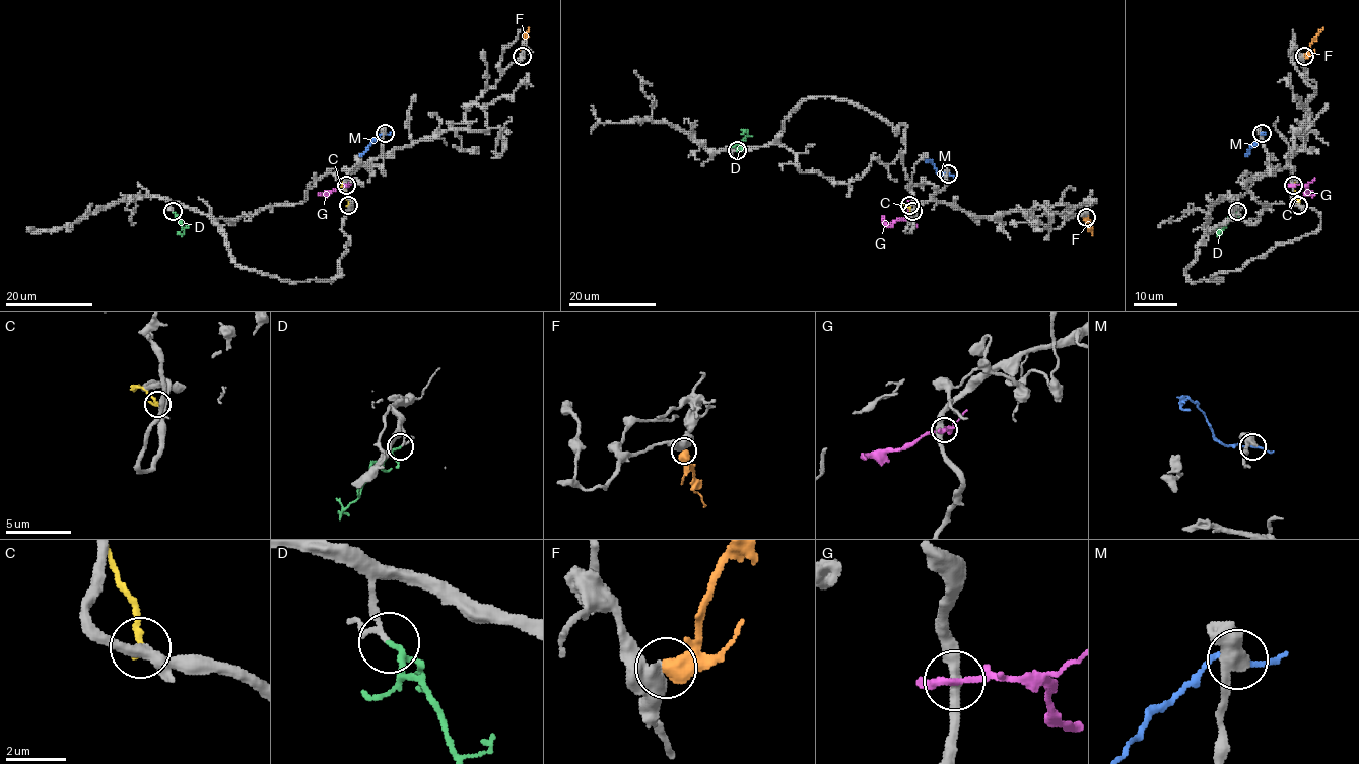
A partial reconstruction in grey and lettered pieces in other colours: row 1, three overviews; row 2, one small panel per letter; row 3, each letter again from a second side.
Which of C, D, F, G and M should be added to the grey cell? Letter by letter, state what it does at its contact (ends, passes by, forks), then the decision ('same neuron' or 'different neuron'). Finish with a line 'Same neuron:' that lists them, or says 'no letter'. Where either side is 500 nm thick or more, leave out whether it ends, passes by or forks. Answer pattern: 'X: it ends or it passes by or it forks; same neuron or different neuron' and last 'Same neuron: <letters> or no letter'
C: it ends; different neuron
D: it passes by; same neuron
F: different neuron
G: it passes by; different neuron
M: it passes by; different neuron
Same neuron: D

